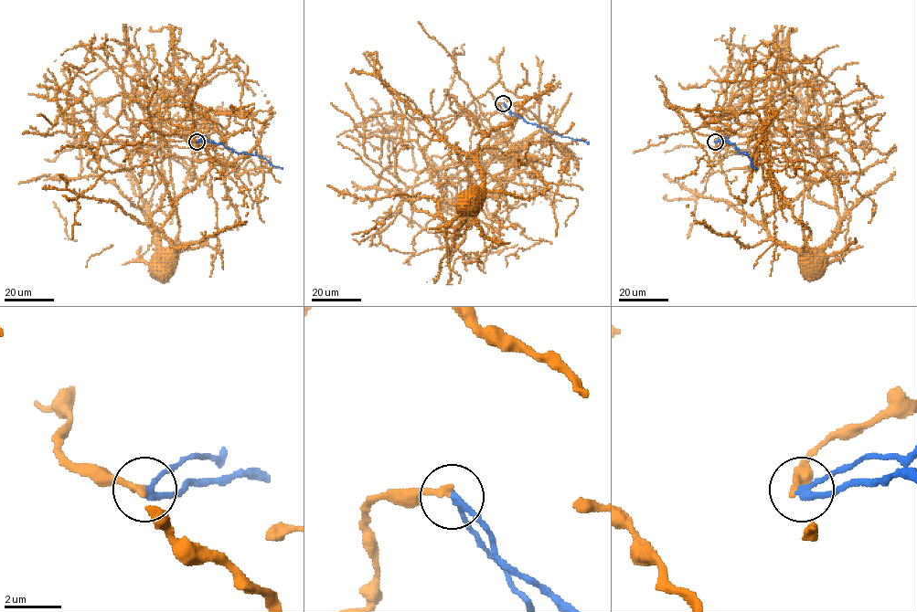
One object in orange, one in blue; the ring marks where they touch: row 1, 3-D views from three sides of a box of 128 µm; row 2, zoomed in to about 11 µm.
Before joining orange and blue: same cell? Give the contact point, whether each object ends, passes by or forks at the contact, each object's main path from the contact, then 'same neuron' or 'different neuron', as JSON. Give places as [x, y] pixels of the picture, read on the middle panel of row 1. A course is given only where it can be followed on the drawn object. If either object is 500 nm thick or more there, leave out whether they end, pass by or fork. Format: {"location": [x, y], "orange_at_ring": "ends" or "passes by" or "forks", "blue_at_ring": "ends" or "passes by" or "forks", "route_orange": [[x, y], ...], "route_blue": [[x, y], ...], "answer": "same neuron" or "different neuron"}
{"location": [503, 103], "orange_at_ring": "ends", "blue_at_ring": "passes by", "route_orange": [[504, 103], [496, 104], [488, 122], [506, 143], [490, 161], [464, 163], [477, 192], [485, 190], [474, 200]], "route_blue": [[504, 103], [527, 122], [588, 143]], "answer": "different neuron"}

